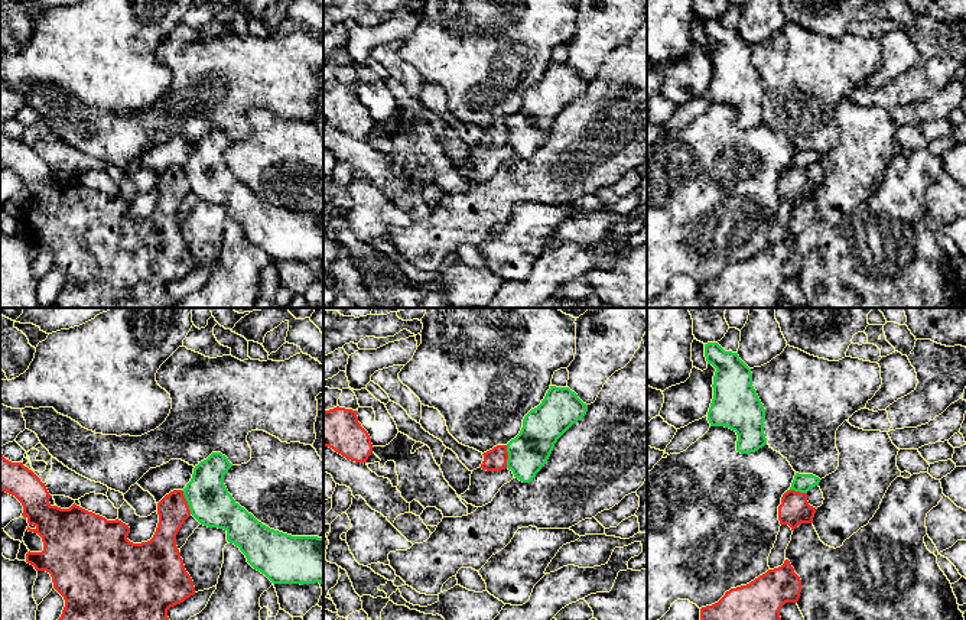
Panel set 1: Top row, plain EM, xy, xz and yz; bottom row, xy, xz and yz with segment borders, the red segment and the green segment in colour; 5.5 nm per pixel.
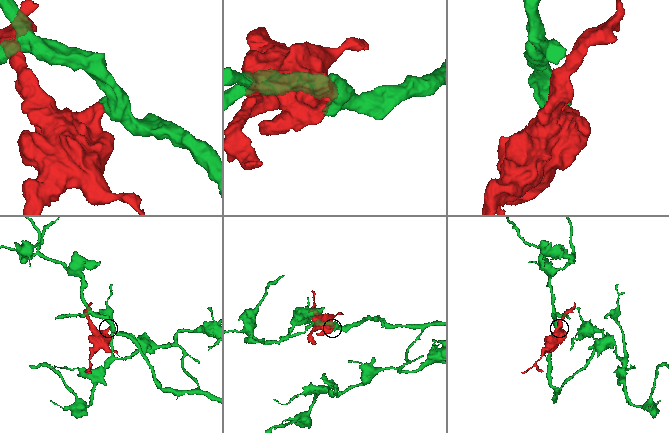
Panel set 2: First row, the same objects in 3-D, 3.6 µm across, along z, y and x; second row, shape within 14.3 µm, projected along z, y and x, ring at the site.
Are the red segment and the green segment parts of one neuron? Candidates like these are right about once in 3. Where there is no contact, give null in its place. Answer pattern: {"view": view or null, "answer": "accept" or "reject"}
{"view": "xy", "answer": "reject"}

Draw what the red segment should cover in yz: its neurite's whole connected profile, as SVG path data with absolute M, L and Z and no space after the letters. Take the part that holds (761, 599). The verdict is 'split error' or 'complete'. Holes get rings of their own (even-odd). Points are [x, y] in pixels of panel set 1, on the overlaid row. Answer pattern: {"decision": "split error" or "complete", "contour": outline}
{"decision": "complete", "contour": "M786 559L778 568L768 569L747 585L731 588L715 604L700 608L700 620L781 620L780 608L786 603L797 603L801 593L801 580Z"}

